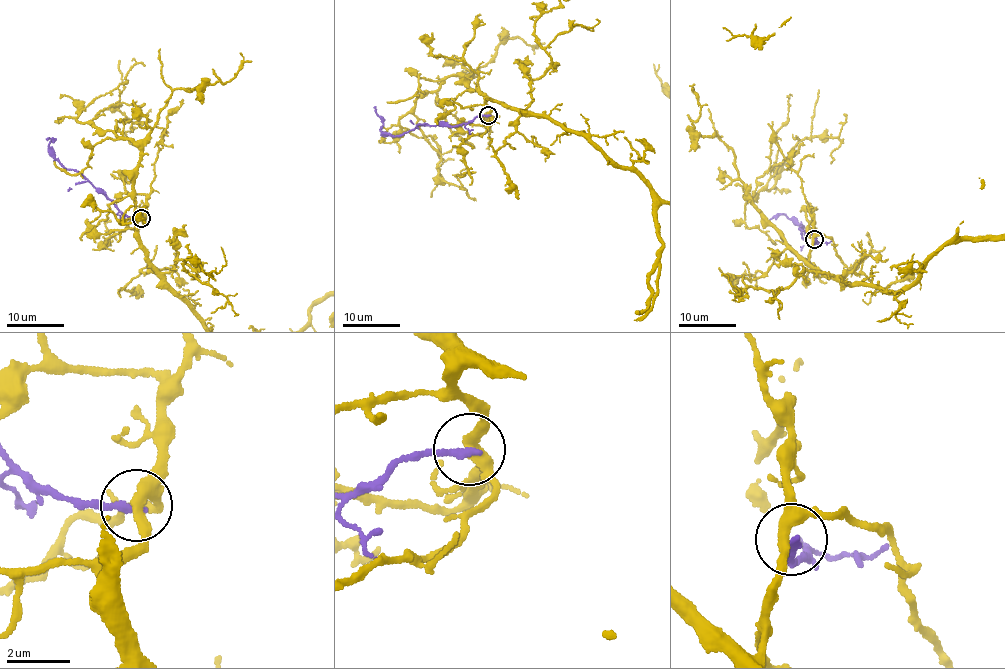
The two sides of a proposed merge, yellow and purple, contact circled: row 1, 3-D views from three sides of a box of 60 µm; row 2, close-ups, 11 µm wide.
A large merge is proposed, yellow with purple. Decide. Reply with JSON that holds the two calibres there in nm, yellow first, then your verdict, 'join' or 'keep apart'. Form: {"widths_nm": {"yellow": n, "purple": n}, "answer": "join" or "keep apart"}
{"widths_nm": {"yellow": 300, "purple": 240}, "answer": "keep apart"}

